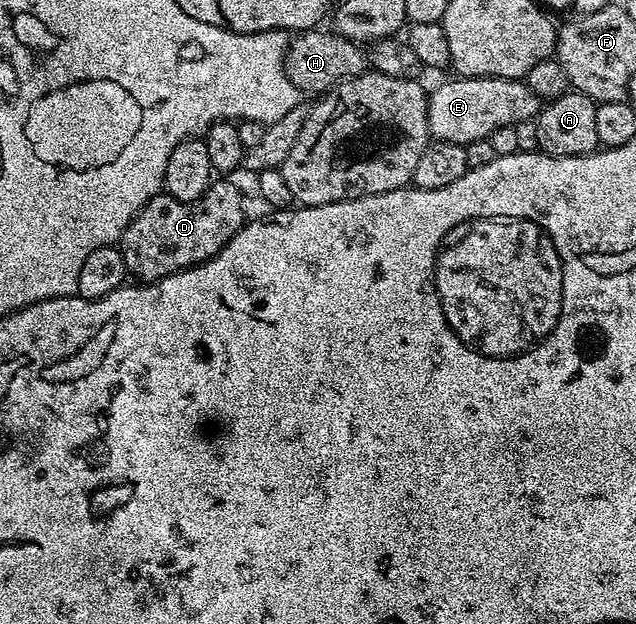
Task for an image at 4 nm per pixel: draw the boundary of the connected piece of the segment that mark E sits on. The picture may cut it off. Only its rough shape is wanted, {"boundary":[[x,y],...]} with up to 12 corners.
{"boundary":[[451,79],[428,92],[433,141],[466,145],[540,115],[523,79]]}

